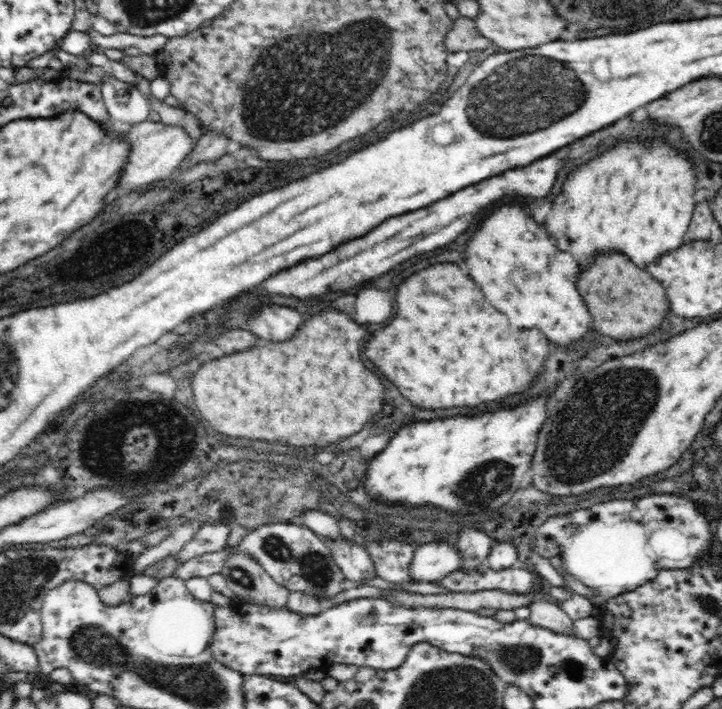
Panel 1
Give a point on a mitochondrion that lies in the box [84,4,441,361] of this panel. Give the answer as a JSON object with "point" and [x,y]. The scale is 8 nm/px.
{"point":[286,97]}

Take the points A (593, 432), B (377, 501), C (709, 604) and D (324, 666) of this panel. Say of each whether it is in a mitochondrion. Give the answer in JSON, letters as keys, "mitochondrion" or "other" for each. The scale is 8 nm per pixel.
{"A":"mitochondrion","B":"other","C":"mitochondrion","D":"other"}

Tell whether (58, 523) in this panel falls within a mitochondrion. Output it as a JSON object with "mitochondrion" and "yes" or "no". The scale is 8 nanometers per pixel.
{"mitochondrion":"no"}

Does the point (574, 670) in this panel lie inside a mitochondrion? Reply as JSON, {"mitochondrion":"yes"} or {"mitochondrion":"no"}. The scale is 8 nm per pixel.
{"mitochondrion":"no"}

